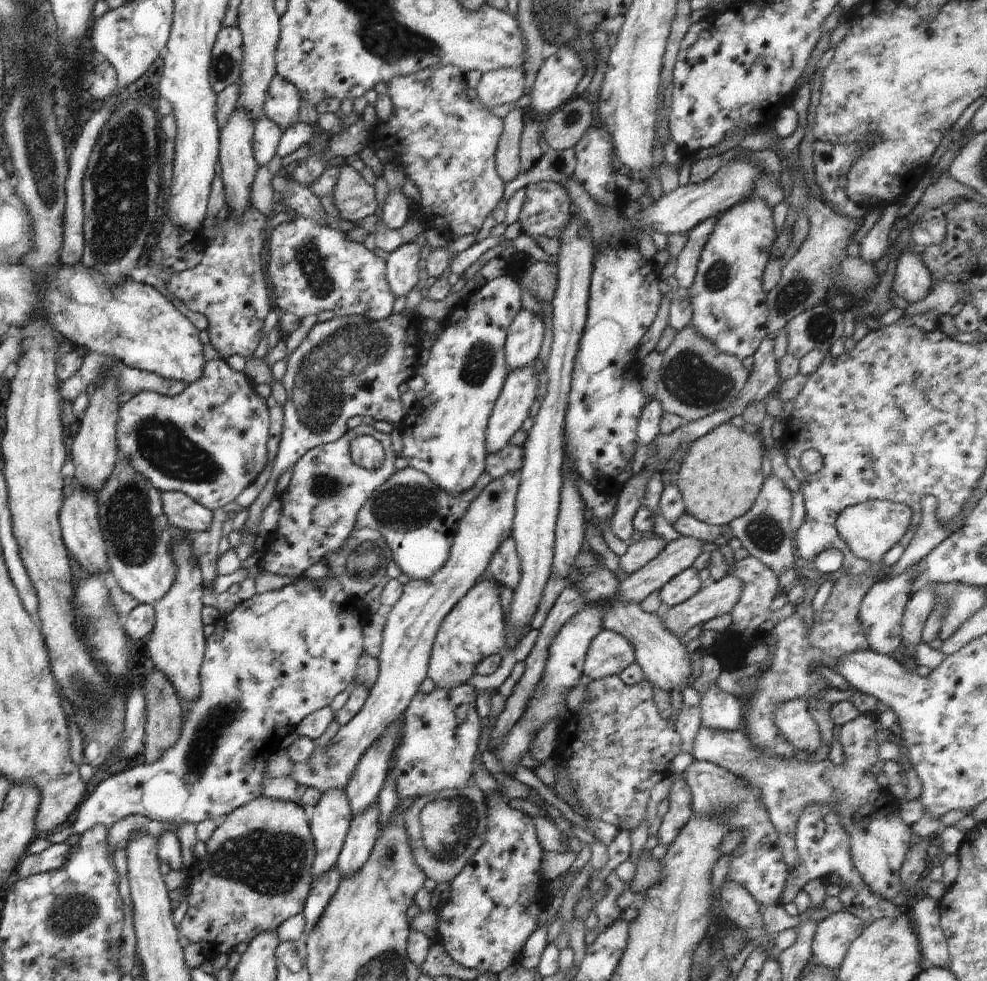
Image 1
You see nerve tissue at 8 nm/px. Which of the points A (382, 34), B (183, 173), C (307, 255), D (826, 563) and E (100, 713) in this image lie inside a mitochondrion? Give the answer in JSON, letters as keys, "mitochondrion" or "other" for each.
{"A":"mitochondrion","B":"other","C":"mitochondrion","D":"other","E":"mitochondrion"}

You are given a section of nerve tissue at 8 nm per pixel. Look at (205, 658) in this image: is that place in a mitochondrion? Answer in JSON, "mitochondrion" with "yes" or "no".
{"mitochondrion":"no"}

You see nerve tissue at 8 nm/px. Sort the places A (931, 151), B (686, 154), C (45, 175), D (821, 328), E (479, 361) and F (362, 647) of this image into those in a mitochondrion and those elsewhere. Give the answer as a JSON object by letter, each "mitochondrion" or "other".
{"A":"other","B":"other","C":"mitochondrion","D":"mitochondrion","E":"mitochondrion","F":"other"}

